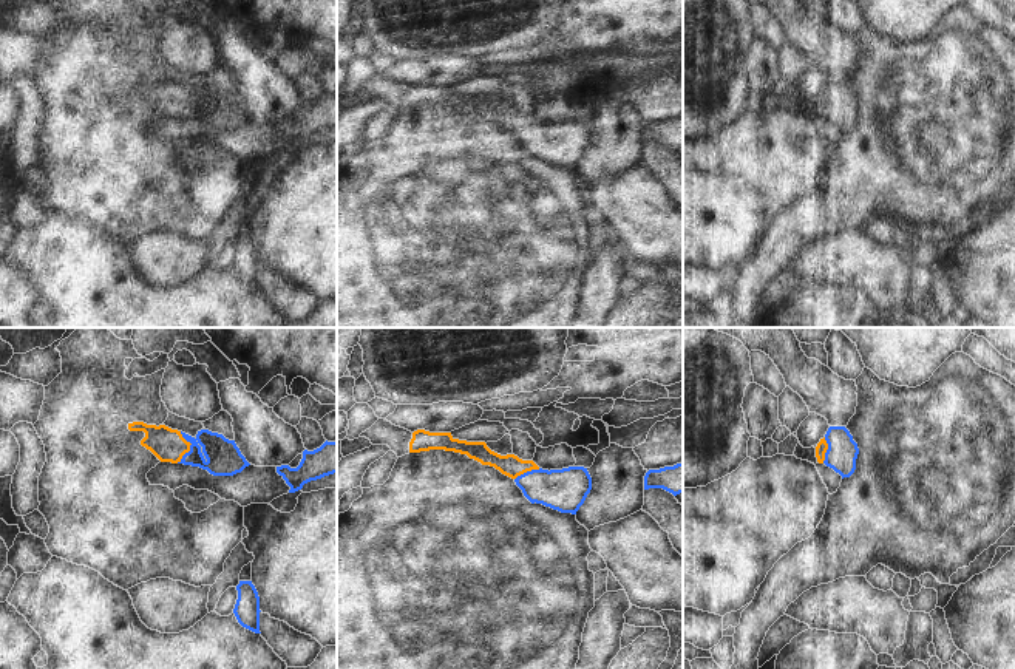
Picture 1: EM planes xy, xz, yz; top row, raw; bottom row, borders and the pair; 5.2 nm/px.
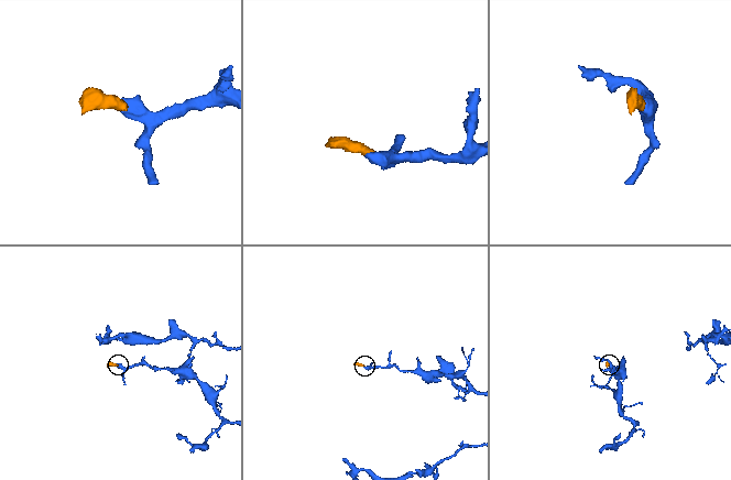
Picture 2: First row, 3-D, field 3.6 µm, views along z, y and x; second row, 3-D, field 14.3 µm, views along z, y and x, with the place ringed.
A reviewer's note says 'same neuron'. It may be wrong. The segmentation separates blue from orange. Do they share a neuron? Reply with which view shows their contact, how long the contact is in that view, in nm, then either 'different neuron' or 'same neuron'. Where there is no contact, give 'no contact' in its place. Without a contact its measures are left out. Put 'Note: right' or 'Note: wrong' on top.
Note: right
xy | 170 nm | same neuron

